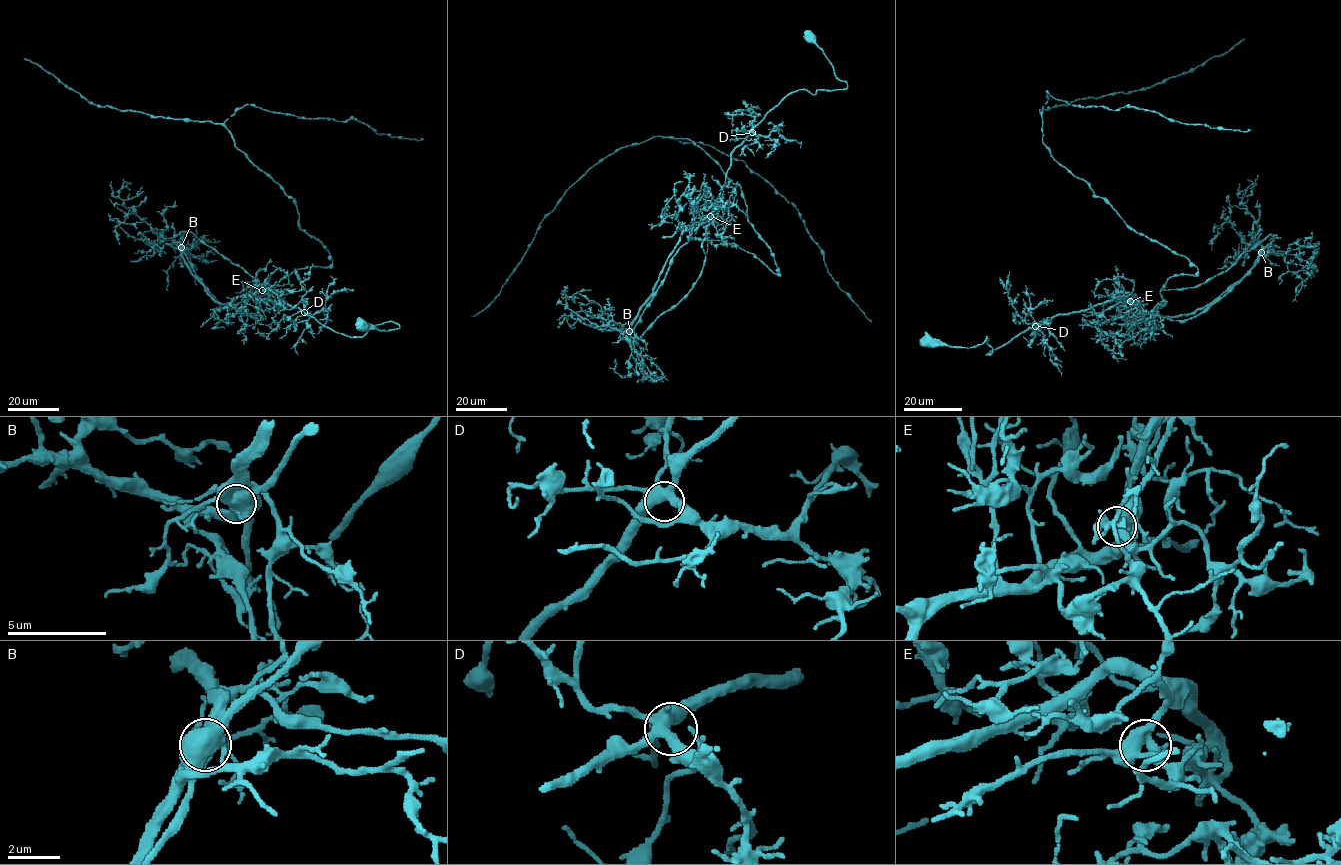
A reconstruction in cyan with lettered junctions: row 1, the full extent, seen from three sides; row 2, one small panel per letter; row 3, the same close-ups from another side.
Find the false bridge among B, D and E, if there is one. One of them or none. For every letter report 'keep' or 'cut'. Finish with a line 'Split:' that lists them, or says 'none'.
B: cut
D: keep
E: keep
Split: B

